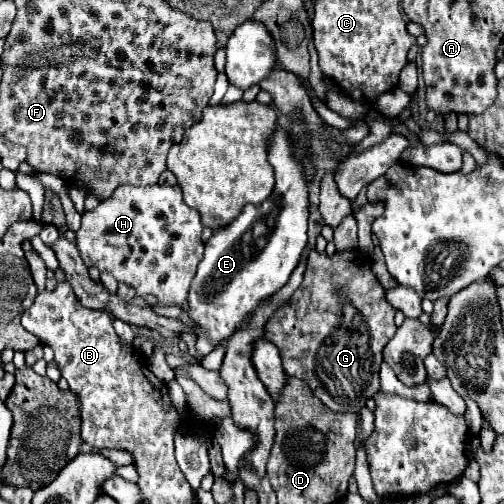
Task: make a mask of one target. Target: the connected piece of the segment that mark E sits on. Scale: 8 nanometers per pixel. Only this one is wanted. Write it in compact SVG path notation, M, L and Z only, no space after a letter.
M276 129L270 137L270 165L276 173L272 195L260 205L246 205L228 227L216 231L204 245L204 257L188 291L188 317L198 337L198 351L208 355L224 339L230 339L260 301L272 297L300 261L308 229L308 187L304 169L292 155L286 131Z

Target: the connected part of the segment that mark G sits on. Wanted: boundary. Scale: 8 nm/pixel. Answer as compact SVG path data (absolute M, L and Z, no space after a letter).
M312 249L308 253L302 287L298 287L290 303L280 307L268 321L266 339L278 347L286 375L306 381L312 393L330 411L360 413L360 409L366 405L366 399L370 399L380 389L378 371L382 363L382 349L396 333L394 313L394 307L384 299L384 287L370 271L368 259L348 257L346 253L326 257L324 253Z

